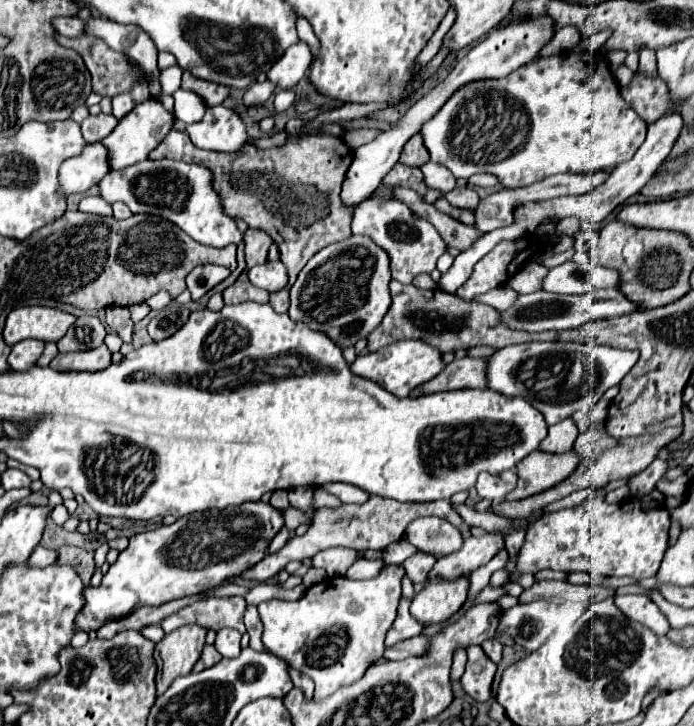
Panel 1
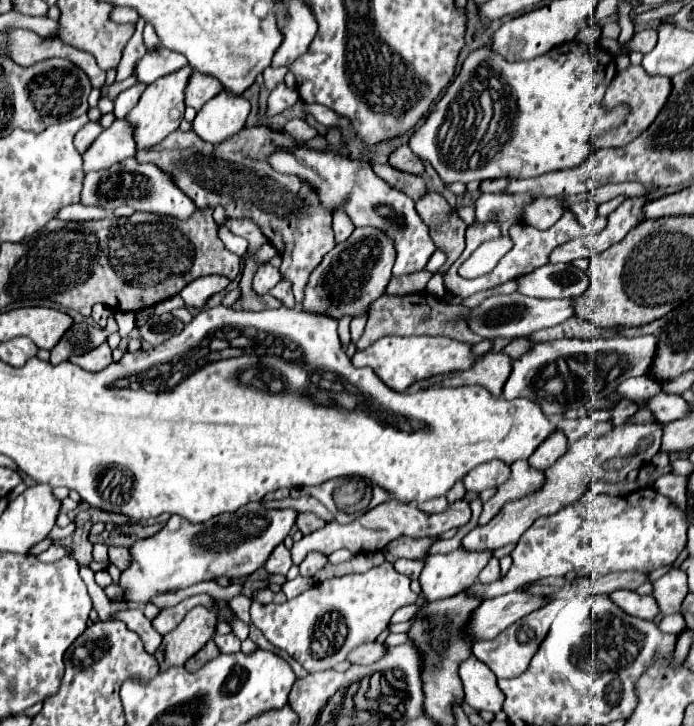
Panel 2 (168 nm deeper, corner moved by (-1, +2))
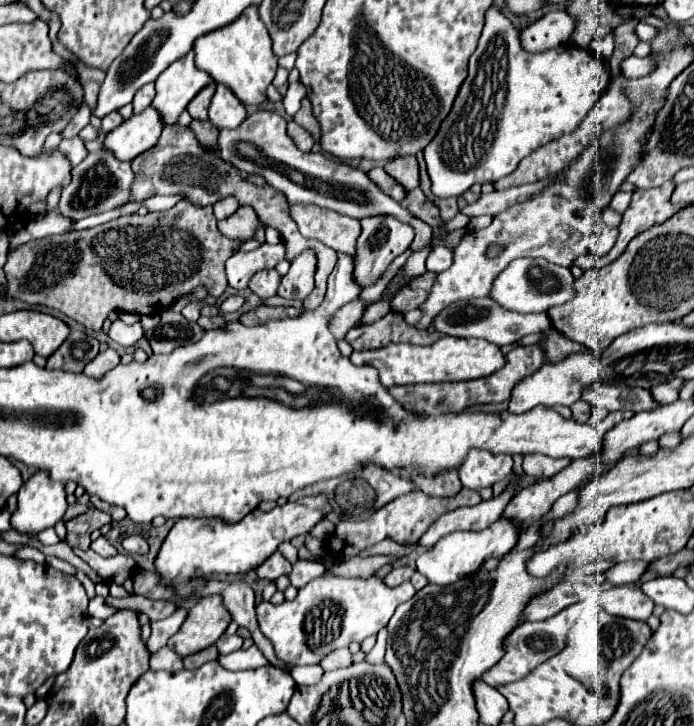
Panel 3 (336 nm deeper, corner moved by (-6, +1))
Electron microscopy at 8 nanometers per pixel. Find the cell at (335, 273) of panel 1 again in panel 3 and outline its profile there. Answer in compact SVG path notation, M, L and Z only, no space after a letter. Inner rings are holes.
M369 216L369 218L361 220L361 226L363 226L363 232L361 232L359 244L357 244L355 280L359 280L361 286L369 286L375 280L379 280L379 276L383 274L383 270L387 270L387 266L391 264L393 258L397 258L411 246L415 230L409 224L399 222L395 216Z

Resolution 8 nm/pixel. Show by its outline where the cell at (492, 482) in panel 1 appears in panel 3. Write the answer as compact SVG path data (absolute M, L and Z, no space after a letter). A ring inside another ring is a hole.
M473 448L467 452L463 464L459 466L459 480L465 488L481 490L485 486L493 486L495 482L503 480L513 470L511 456L491 454L487 450Z

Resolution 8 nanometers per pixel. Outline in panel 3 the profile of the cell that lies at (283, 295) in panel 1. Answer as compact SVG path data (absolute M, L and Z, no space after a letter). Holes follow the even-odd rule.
M303 250L293 262L289 272L281 278L279 296L303 300L313 288L313 276L317 268L317 256L313 250Z

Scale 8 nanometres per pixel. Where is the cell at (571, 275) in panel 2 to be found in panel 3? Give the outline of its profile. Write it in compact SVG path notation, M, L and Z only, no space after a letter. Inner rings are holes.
M517 258L513 260L491 284L489 298L495 300L501 308L527 314L527 312L545 312L555 304L563 304L573 296L573 276L569 268L559 268L541 258Z

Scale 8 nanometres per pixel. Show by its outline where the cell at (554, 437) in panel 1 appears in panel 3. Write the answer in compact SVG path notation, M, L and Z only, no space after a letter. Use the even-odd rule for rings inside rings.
M527 454L523 460L523 470L533 478L551 478L571 462L567 458L547 458L543 454Z

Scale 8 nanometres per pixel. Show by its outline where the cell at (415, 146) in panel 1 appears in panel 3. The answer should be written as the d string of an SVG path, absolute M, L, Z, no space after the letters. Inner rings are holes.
M415 156L411 158L395 158L383 166L383 170L395 178L407 192L419 186L419 164Z

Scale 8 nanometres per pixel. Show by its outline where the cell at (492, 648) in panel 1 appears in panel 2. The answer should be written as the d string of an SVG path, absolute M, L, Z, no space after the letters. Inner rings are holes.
M540 607L536 611L532 611L530 615L518 619L516 623L512 623L502 637L498 637L496 641L490 641L490 643L474 643L472 647L472 653L482 661L486 663L494 673L496 677L516 677L516 675L522 675L528 665L530 665L530 659L534 657L534 653L538 651L540 643L544 641L548 629L550 629L550 623L552 623L552 615L548 613L546 607Z

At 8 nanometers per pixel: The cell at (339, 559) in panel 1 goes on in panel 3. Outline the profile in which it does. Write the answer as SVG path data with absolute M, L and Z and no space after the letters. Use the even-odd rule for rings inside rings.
M297 560L293 564L293 570L287 576L289 576L291 586L301 588L301 586L305 586L307 582L311 582L315 576L319 576L323 572L325 572L325 566L321 562L315 562L315 560Z

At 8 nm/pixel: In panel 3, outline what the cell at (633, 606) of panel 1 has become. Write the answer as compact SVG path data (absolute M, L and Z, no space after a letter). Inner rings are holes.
M615 586L601 594L601 608L619 618L631 618L631 620L647 620L653 612L651 600L643 596L639 588L629 586Z

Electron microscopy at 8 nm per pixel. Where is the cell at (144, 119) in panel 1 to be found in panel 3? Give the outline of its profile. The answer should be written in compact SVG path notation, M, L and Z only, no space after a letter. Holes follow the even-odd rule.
M191 50L159 76L153 106L161 112L165 124L175 124L179 114L207 84L213 84L213 78L195 66L195 52Z

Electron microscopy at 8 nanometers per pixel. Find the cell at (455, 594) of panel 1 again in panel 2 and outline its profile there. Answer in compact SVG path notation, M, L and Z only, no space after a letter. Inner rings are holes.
M462 547L448 555L430 555L424 559L424 571L420 575L422 597L432 603L448 599L466 591L478 581L480 571L486 567L492 553L464 551Z

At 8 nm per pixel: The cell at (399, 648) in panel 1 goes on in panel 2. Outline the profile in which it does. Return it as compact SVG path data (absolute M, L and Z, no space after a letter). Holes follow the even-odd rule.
M374 641L374 643L366 643L366 645L358 647L358 649L354 649L350 653L348 661L356 663L356 665L372 665L378 659L382 659L382 655L386 655L386 653L388 653L388 647L384 643L380 643L380 641Z

